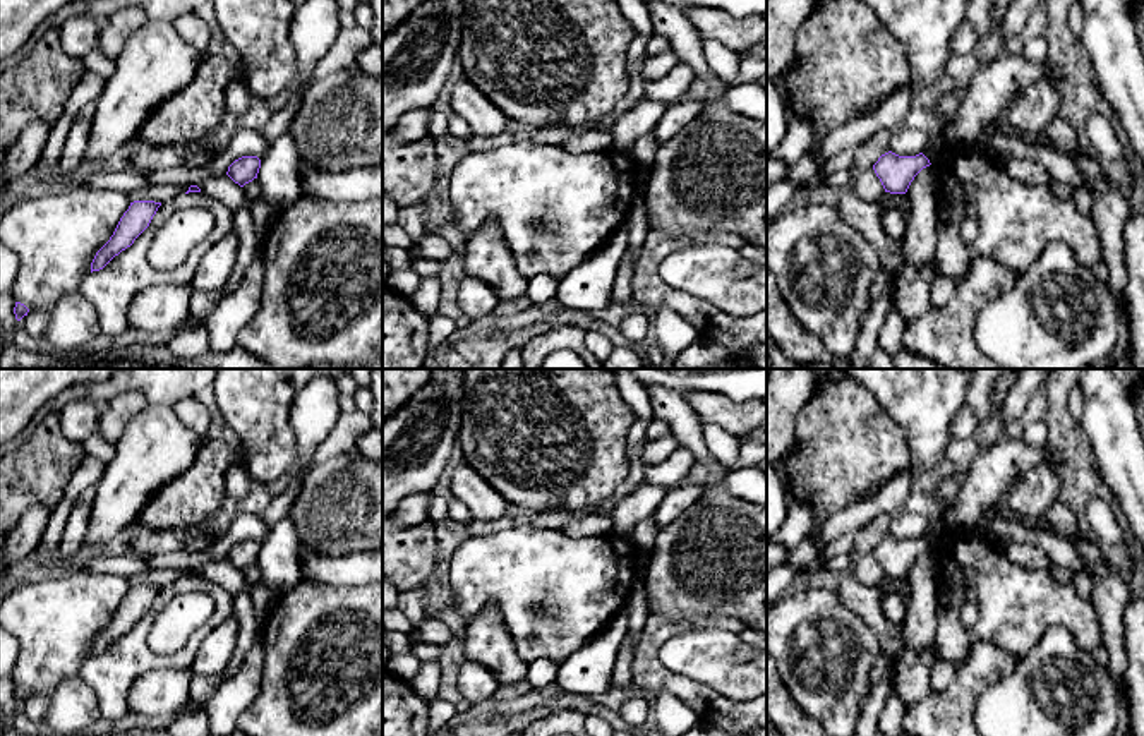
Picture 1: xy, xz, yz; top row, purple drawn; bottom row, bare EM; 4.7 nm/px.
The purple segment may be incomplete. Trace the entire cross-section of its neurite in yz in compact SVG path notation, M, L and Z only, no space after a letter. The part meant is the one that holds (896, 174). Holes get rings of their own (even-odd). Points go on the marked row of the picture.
M888 151L878 158L873 170L885 192L906 194L914 177L930 165L930 160L923 153L916 156L899 156Z

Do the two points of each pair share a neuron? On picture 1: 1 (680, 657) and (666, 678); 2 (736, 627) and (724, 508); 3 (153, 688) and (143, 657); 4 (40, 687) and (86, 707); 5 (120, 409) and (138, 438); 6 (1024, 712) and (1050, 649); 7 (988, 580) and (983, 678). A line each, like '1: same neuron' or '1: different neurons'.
1: different neurons
2: different neurons
3: different neurons
4: different neurons
5: different neurons
6: same neuron
7: different neurons

